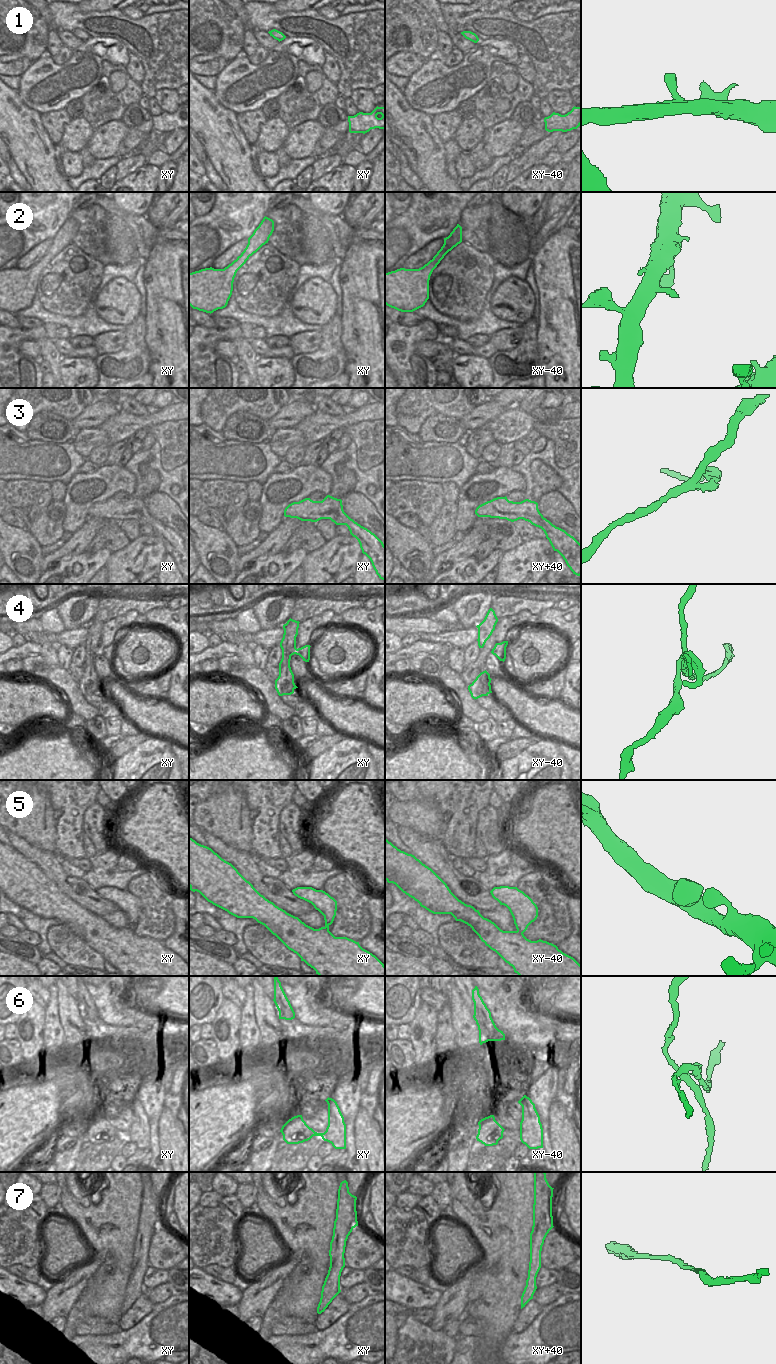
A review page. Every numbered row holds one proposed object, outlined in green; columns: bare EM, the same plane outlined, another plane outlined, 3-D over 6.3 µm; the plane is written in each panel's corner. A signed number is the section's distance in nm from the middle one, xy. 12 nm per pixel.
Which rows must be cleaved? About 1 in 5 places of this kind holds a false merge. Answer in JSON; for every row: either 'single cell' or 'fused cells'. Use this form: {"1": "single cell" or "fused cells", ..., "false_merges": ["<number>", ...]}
{"1": "single cell", "2": "single cell", "3": "single cell", "4": "fused cells", "5": "single cell", "6": "single cell", "7": "single cell", "false_merges": ["4"]}

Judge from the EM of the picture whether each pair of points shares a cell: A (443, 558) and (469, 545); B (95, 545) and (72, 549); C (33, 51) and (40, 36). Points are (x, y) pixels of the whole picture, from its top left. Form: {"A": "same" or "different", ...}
{"A": "same", "B": "different", "C": "same"}

